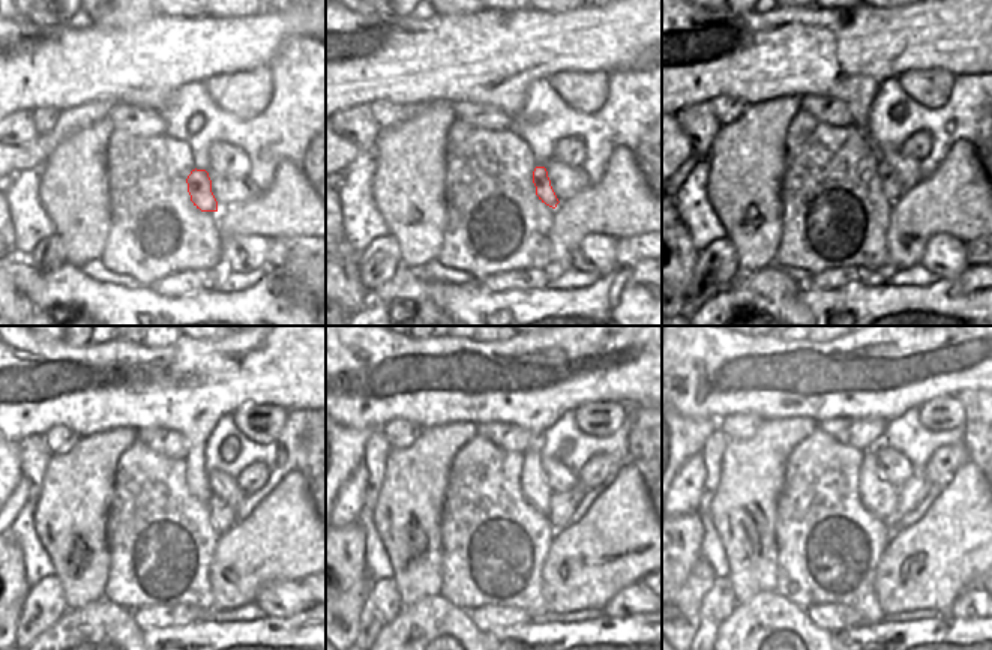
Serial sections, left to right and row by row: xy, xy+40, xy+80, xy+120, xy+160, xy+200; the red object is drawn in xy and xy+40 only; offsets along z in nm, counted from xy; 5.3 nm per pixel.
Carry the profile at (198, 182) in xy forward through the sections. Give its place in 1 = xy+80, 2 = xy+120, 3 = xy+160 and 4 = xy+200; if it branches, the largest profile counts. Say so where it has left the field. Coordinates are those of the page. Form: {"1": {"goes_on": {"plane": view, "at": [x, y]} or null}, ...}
{"1": {"goes_on": {"plane": "xy+80", "at": [890, 185]}}, "2": {"goes_on": {"plane": "xy+120", "at": [222, 515]}}, "3": {"goes_on": {"plane": "xy+160", "at": [560, 509]}}, "4": {"goes_on": {"plane": "xy+200", "at": [901, 509]}}}

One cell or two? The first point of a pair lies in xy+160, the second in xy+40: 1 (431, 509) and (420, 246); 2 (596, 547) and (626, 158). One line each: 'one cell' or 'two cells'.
1: one cell
2: one cell

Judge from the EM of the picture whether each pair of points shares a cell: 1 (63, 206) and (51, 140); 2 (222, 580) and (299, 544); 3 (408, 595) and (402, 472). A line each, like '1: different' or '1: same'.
1: different
2: same
3: same

